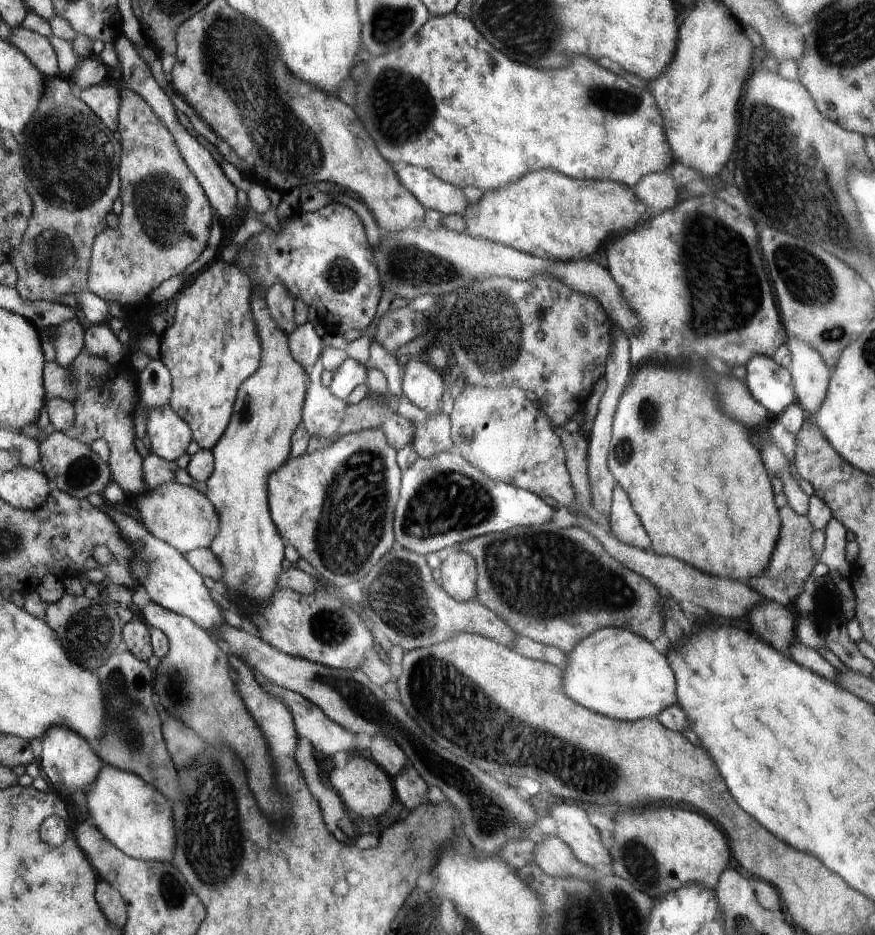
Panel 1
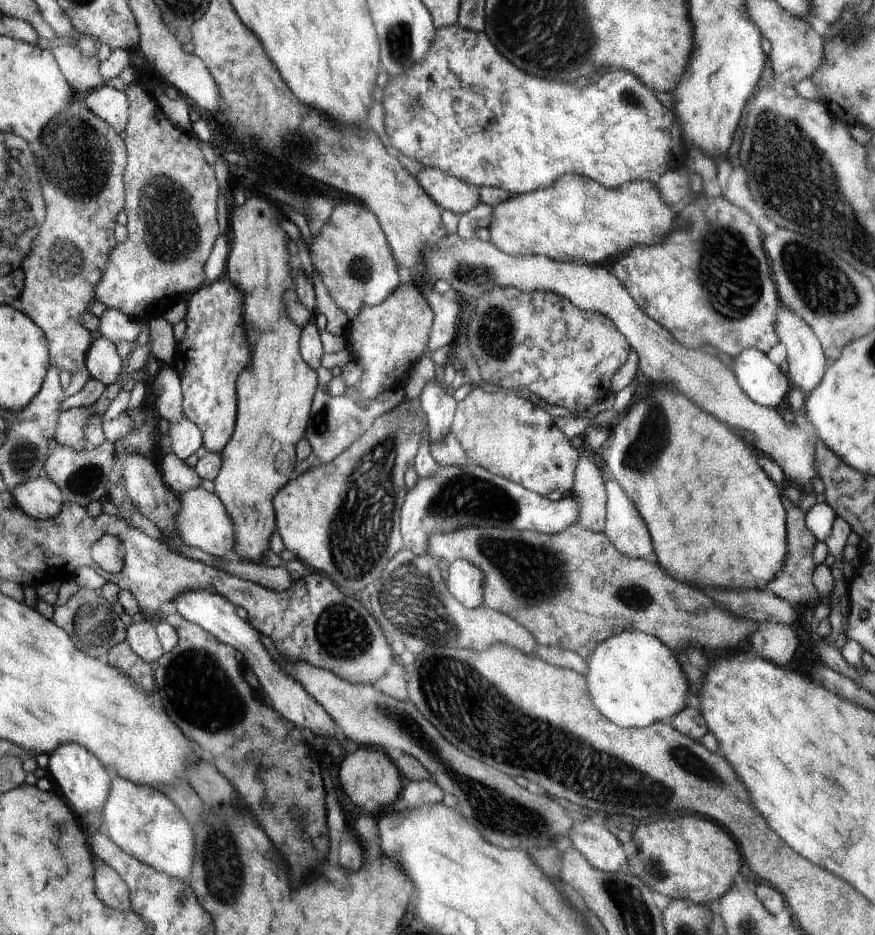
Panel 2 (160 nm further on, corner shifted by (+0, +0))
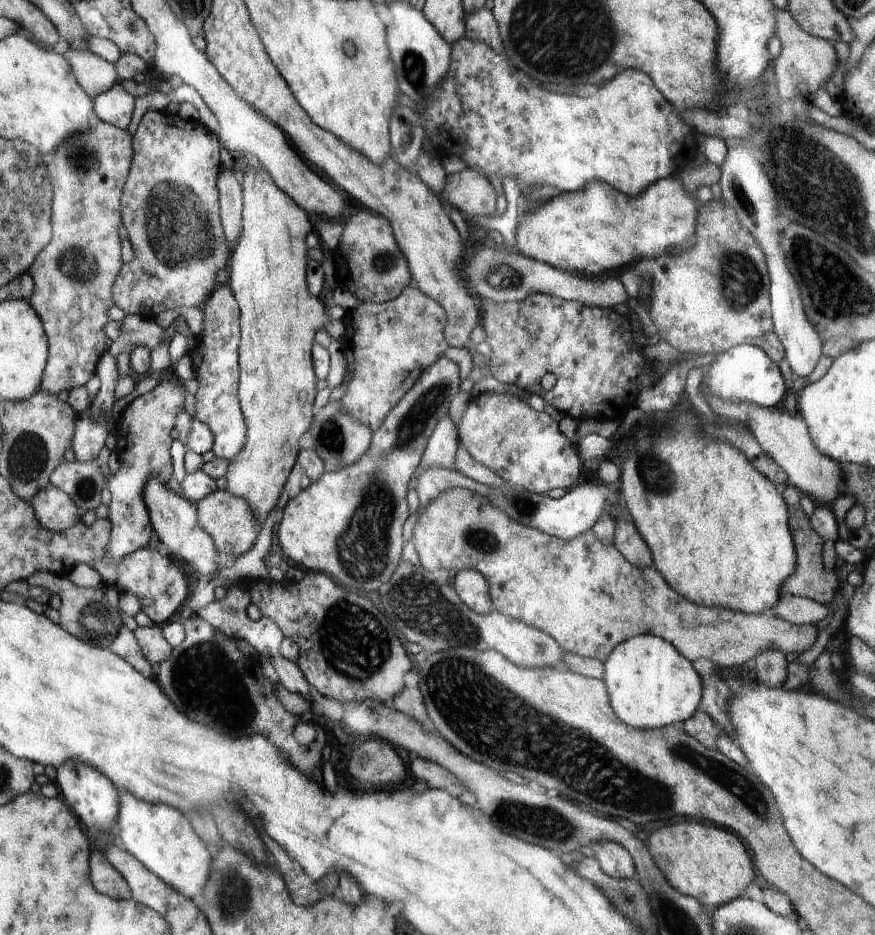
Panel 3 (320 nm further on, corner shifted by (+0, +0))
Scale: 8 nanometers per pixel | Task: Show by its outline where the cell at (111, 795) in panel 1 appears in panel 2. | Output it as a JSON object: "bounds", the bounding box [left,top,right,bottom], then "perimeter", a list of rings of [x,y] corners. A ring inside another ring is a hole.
{"bounds":[101,777,194,882],"perimeter":[[[120,777],[114,778],[109,800],[101,812],[103,831],[121,849],[137,857],[158,872],[186,882],[194,864],[194,834],[181,809],[168,797],[167,791],[152,790],[148,785],[134,784]]]}

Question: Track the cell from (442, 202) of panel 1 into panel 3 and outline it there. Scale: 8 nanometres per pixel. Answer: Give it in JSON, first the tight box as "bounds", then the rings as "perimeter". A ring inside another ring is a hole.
{"bounds":[439,168,497,216],"perimeter":[[[470,168],[448,175],[445,190],[439,196],[448,199],[466,216],[492,216],[497,200],[489,178]]]}

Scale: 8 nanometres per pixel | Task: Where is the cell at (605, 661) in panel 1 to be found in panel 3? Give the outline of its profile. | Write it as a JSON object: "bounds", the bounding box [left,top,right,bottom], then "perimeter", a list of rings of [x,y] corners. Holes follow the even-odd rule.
{"bounds":[603,636,702,728],"perimeter":[[[632,636],[618,644],[603,661],[604,686],[616,718],[632,728],[663,728],[684,723],[699,707],[702,679],[686,658],[662,638]]]}

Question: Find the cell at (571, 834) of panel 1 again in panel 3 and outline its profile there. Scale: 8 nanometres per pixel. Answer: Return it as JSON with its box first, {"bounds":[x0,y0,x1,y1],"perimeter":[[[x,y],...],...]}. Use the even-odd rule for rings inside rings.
{"bounds":[589,840,635,879],"perimeter":[[[602,840],[589,845],[600,869],[611,878],[633,879],[635,865],[632,856],[620,844]]]}

